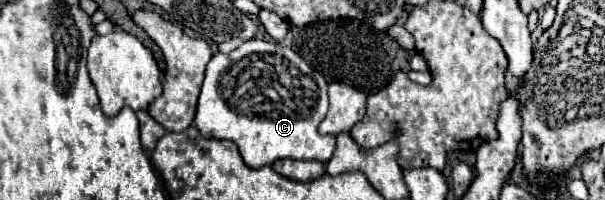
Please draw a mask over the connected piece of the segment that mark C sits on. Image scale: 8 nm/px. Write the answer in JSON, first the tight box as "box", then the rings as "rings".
{"box":[194,39,336,169],"rings":[[[250,39],[244,45],[240,45],[232,53],[216,53],[212,55],[206,77],[202,83],[202,91],[198,97],[198,111],[194,125],[206,139],[230,139],[238,145],[242,159],[246,165],[260,169],[262,165],[272,165],[276,159],[316,159],[316,161],[330,161],[334,149],[336,149],[336,137],[334,135],[320,135],[318,125],[324,119],[328,111],[328,95],[326,95],[326,79],[314,71],[304,59],[300,59],[296,53],[290,57],[290,65],[294,65],[300,75],[308,75],[316,83],[316,91],[300,89],[302,93],[294,93],[292,107],[272,101],[264,95],[258,97],[234,97],[238,91],[238,77],[244,69],[250,67],[252,55],[264,55],[264,45],[270,45],[268,41]]]}

